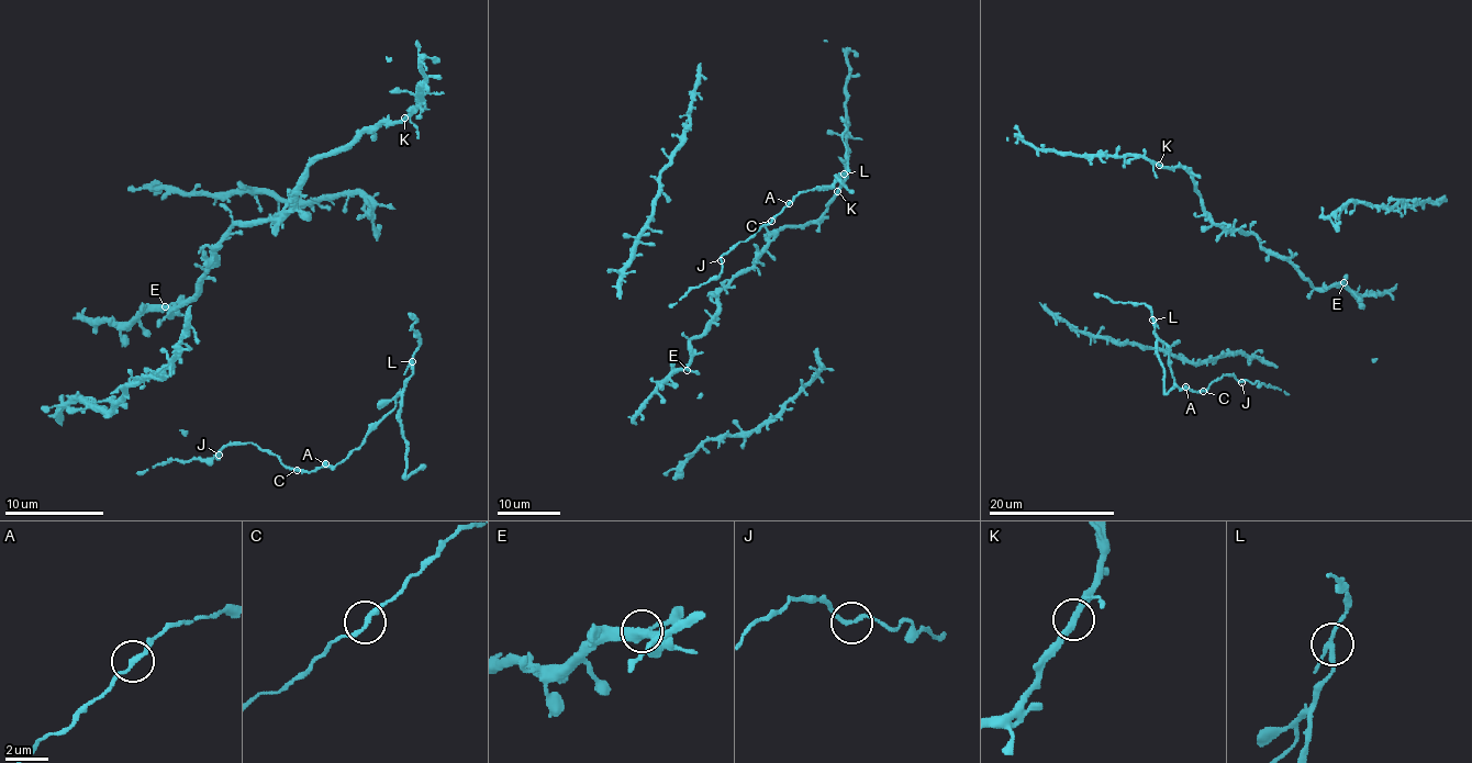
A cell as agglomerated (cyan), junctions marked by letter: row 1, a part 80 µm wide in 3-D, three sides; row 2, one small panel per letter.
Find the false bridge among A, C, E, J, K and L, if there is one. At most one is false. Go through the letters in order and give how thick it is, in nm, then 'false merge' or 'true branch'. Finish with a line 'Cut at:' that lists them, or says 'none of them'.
A: 220 nm | true branch
C: 200 nm | true branch
E: 320 nm | true branch
J: 170 nm | true branch
K: 280 nm | true branch
L: 190 nm | false merge
Cut at: L

